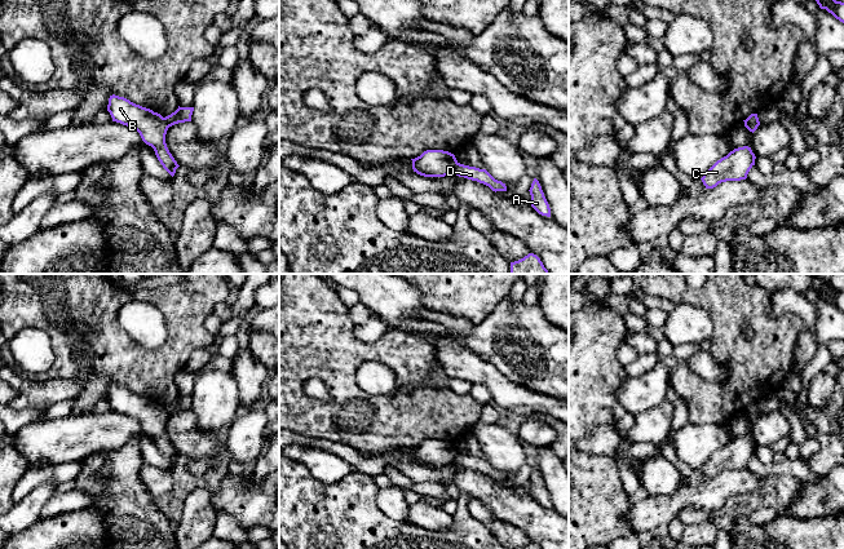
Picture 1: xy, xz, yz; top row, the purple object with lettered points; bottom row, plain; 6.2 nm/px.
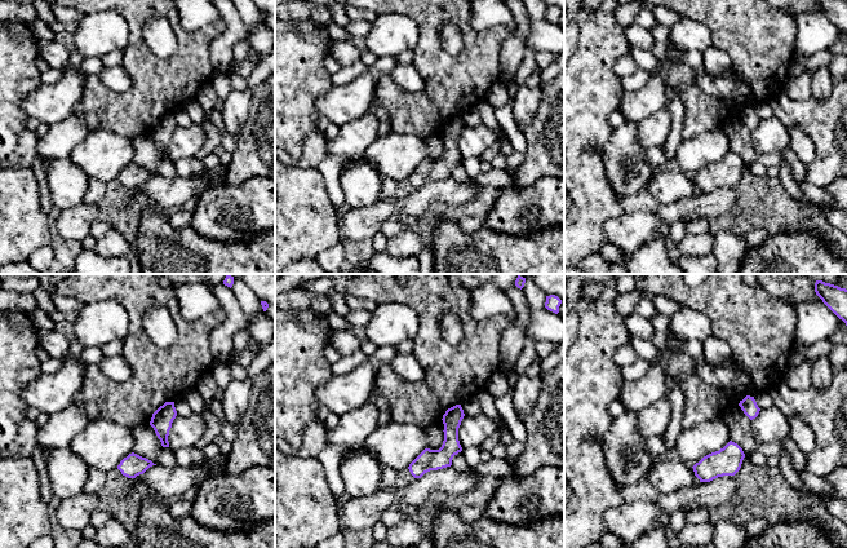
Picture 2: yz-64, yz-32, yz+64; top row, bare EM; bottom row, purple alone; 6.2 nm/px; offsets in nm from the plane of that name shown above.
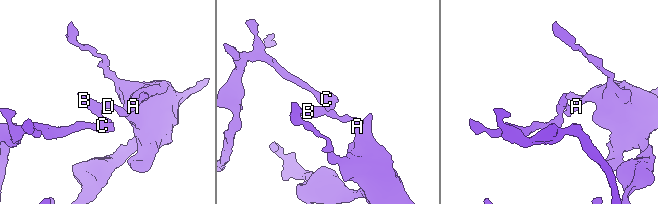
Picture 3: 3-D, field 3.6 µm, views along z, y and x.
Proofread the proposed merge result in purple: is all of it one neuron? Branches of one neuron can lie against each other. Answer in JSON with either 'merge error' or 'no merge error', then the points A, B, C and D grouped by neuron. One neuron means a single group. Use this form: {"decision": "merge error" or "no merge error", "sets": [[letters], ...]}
{"decision": "merge error", "sets": [["A", "D"], ["B", "C"]]}

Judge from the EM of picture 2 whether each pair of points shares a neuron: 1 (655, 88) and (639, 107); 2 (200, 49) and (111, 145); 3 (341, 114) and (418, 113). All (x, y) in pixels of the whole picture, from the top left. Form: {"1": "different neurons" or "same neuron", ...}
{"1": "same neuron", "2": "different neurons", "3": "different neurons"}

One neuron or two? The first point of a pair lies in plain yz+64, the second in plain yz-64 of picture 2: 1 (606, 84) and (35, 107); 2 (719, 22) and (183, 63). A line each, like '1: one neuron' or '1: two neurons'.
1: two neurons
2: one neuron

